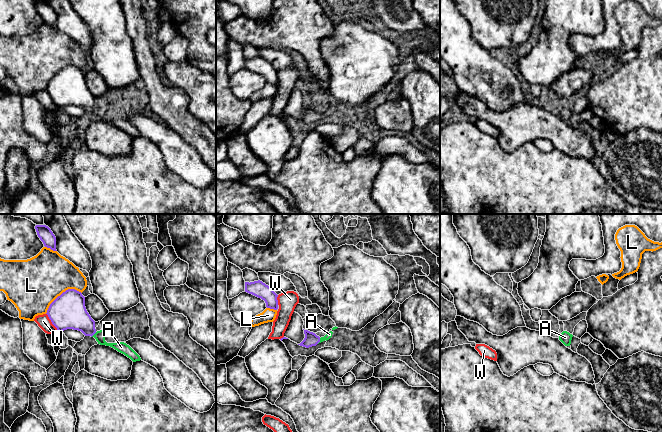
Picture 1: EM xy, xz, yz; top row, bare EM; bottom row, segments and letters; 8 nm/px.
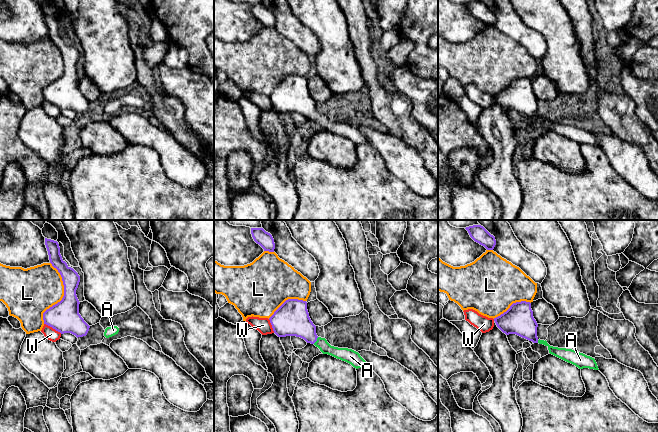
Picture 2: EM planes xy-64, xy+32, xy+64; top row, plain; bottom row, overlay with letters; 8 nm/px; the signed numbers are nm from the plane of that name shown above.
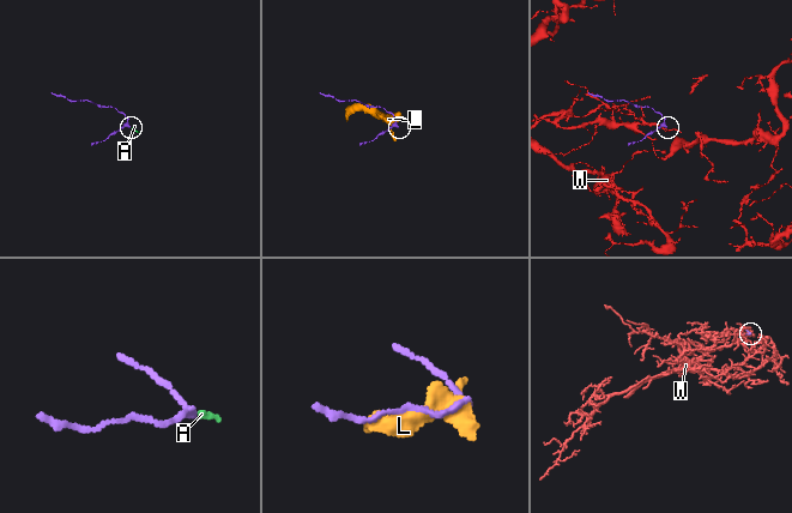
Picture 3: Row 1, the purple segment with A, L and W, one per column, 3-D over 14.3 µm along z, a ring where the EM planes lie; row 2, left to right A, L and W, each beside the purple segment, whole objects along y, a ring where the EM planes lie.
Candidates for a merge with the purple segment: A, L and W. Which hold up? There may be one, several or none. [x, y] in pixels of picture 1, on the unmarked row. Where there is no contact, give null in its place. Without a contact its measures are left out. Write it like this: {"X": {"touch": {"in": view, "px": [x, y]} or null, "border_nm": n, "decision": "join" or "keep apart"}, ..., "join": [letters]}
{"A": {"touch": {"in": "xz", "px": [319, 117]}, "border_nm": 50, "decision": "join"}, "L": {"touch": {"in": "xy", "px": [62, 69]}, "border_nm": 340, "decision": "keep apart"}, "W": {"touch": {"in": "xy", "px": [51, 97]}, "border_nm": 190, "decision": "keep apart"}, "join": ["A"]}

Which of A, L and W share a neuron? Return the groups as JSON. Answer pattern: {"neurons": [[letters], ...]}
{"neurons": [["A"], ["L"], ["W"]]}

